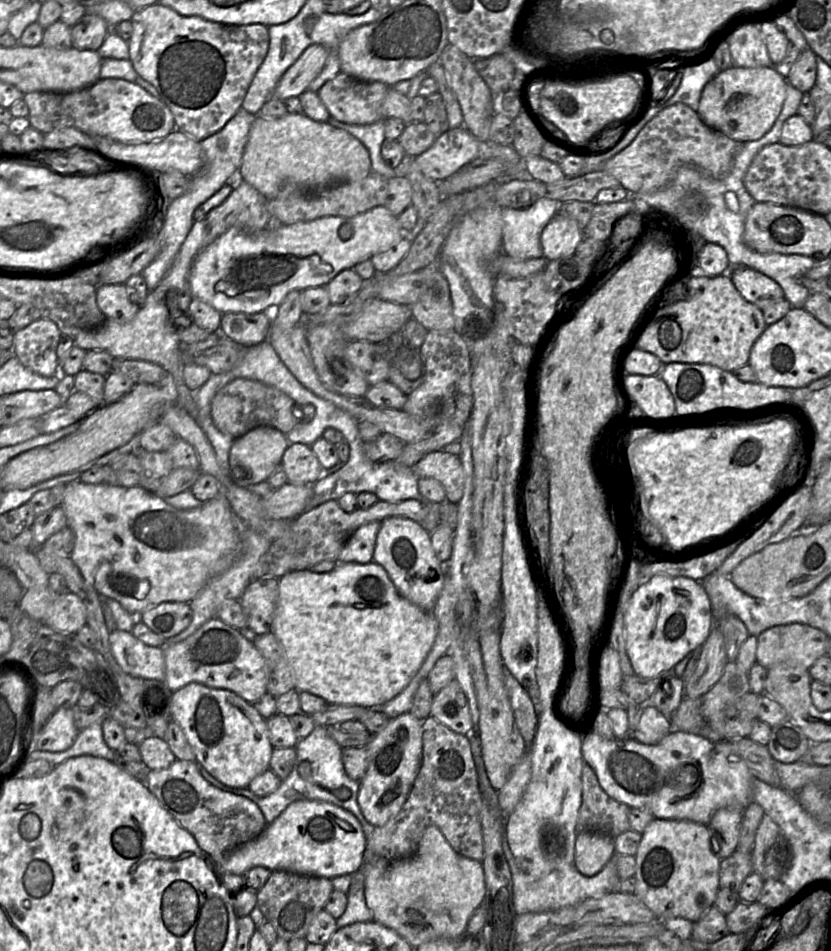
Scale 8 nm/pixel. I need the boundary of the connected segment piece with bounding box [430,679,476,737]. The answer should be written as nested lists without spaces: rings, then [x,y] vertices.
[[[455,679],[434,696],[430,717],[468,737],[476,731],[468,700]]]

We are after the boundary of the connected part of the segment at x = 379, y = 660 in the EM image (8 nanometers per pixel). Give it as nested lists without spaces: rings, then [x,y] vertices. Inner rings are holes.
[[[375,562],[367,564],[339,563],[332,571],[315,573],[310,570],[292,571],[279,578],[279,594],[272,622],[272,632],[282,646],[295,678],[296,690],[323,698],[328,704],[380,707],[392,700],[410,683],[432,648],[438,631],[432,611],[425,611],[404,598],[396,589],[386,570]]]

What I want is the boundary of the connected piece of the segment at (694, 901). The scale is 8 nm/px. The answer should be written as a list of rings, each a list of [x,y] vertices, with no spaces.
[[[654,818],[642,833],[636,858],[635,895],[662,921],[699,921],[714,905],[721,859],[708,825]]]

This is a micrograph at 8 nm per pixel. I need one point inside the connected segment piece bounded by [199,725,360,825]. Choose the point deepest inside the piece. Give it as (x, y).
(328, 782)

